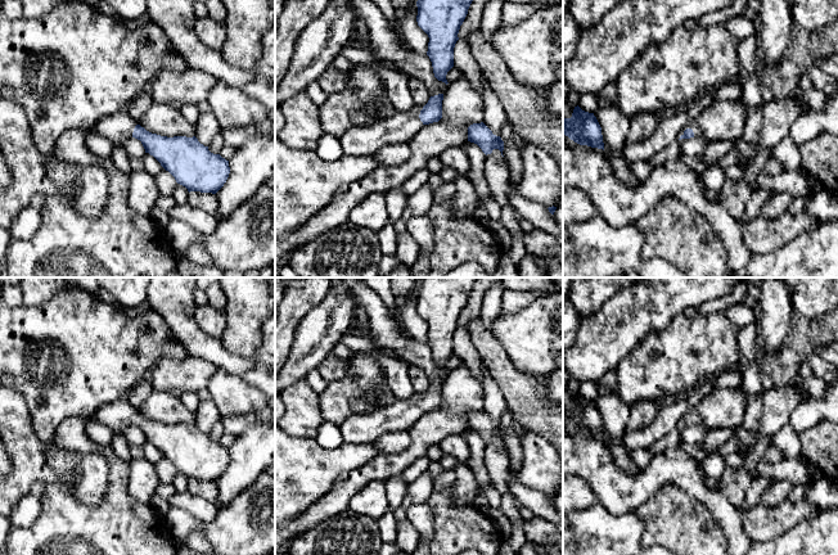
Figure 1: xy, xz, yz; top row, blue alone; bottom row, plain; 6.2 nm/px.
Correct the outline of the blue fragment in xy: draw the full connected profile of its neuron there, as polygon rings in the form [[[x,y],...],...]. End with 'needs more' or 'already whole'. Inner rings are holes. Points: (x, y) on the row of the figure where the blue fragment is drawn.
[[[122,109],[104,117],[93,130],[114,145],[135,137],[141,141],[145,153],[153,155],[168,171],[177,184],[188,191],[216,194],[226,182],[229,161],[213,154],[195,136],[161,136],[147,131]]]; needs more

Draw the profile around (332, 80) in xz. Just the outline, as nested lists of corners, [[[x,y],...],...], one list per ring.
[[[332,64],[324,71],[319,81],[326,92],[339,91],[347,85],[348,72],[339,71]]]

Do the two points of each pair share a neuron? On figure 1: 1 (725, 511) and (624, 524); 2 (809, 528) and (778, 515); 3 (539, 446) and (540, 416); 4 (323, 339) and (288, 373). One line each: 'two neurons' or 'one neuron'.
1: two neurons
2: two neurons
3: two neurons
4: one neuron

